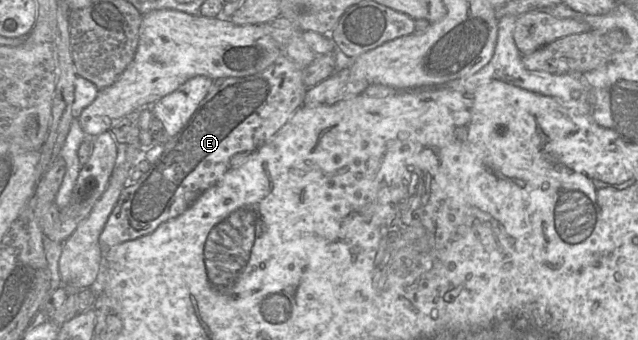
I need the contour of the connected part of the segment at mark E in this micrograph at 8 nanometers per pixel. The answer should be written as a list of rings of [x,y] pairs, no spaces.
[[[282,55],[274,64],[256,74],[214,80],[196,111],[180,131],[163,145],[162,154],[150,169],[137,182],[123,189],[99,237],[103,253],[123,242],[151,234],[162,223],[182,214],[225,175],[235,154],[254,152],[266,143],[303,105],[308,90],[302,79],[303,69]]]

